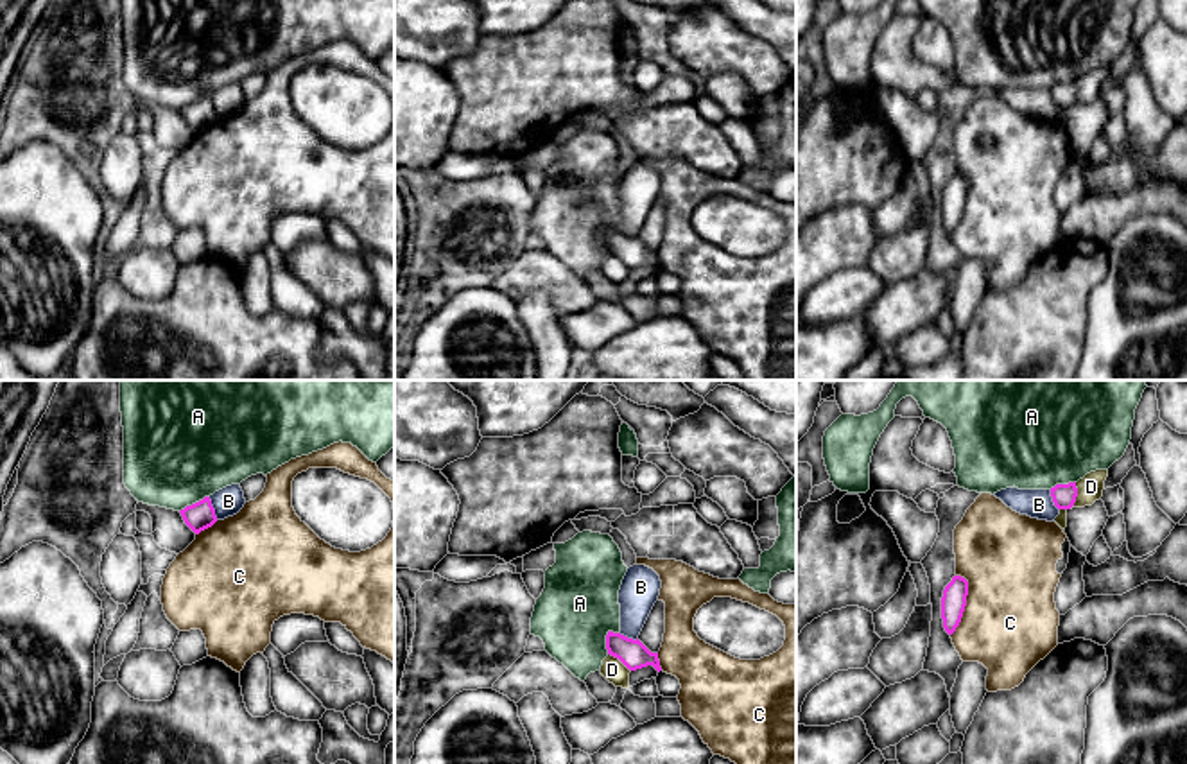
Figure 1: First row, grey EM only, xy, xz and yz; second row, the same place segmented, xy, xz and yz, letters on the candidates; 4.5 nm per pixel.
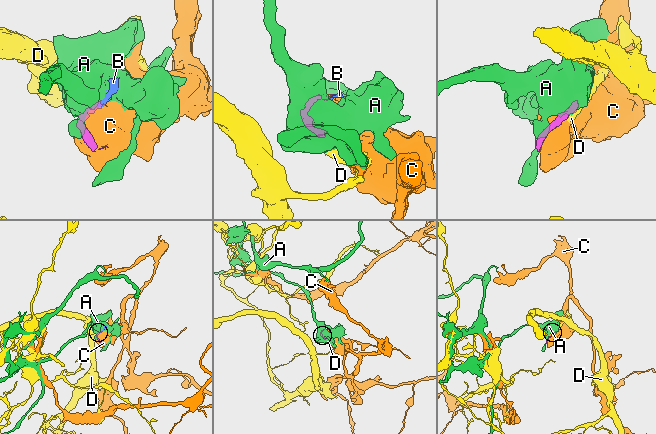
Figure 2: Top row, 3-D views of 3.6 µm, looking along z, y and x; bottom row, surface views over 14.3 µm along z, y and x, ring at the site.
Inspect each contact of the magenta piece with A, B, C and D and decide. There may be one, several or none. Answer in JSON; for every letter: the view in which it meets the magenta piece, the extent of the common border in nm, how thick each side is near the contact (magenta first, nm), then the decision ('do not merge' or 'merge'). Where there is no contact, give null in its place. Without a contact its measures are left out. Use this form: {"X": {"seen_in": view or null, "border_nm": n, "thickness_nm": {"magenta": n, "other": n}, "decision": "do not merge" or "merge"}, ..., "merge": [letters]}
{"A": {"seen_in": "xz", "border_nm": 120, "thickness_nm": {"magenta": 120, "other": 360}, "decision": "do not merge"}, "B": {"seen_in": "xy", "border_nm": 110, "thickness_nm": {"magenta": 130, "other": 130}, "decision": "do not merge"}, "C": {"seen_in": "yz", "border_nm": 280, "thickness_nm": {"magenta": 110, "other": 440}, "decision": "do not merge"}, "D": {"seen_in": "yz", "border_nm": 120, "thickness_nm": {"magenta": 110, "other": 110}, "decision": "do not merge"}, "merge": []}

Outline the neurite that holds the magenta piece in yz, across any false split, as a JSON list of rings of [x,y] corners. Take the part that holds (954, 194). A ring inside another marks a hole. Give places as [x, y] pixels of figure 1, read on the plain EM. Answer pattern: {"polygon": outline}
{"polygon": [[[954,174],[945,185],[941,195],[941,217],[949,233],[956,230],[961,221],[968,194],[968,179],[961,174]]]}

